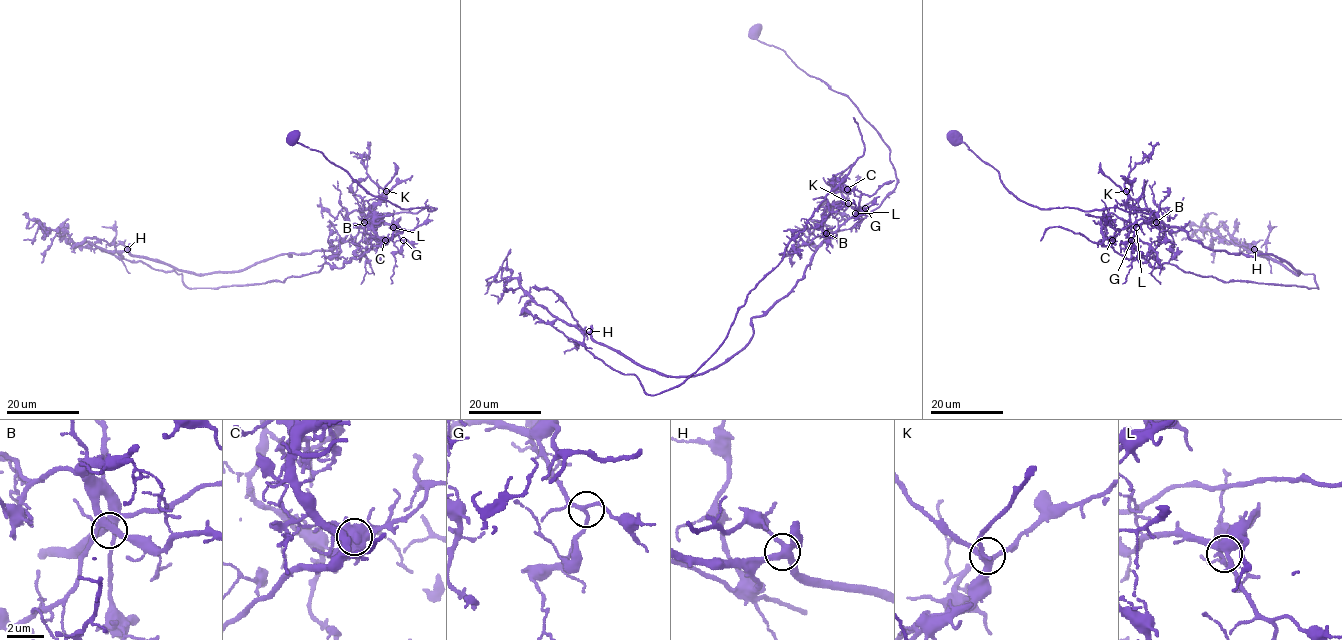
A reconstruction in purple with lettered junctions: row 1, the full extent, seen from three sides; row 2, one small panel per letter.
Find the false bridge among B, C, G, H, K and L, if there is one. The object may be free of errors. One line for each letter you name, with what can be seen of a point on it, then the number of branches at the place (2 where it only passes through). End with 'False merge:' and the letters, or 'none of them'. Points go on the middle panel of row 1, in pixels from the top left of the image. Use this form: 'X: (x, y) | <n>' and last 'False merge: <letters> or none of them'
C: (847, 189) | 7
False merge: C

